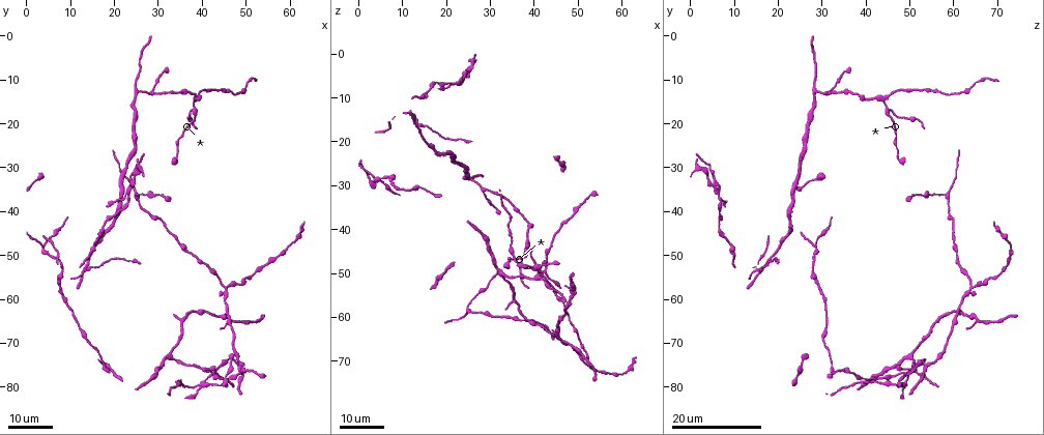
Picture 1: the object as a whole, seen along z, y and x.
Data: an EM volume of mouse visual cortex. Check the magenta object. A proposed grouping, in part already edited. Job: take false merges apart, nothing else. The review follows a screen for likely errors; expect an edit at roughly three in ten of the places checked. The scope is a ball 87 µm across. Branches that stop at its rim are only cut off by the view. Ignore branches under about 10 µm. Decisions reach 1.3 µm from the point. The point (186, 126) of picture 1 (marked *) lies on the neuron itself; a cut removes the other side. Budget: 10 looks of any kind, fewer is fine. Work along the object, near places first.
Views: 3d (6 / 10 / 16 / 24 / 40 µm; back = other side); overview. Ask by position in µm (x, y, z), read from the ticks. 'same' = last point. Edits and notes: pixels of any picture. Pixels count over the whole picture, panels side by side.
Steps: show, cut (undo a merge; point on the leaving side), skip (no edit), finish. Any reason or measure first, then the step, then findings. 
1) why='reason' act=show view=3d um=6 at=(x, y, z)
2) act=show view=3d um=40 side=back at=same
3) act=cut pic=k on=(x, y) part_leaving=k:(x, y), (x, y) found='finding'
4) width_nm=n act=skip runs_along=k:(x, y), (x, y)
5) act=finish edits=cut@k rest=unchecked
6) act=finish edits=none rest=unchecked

act=show view=3d um=16 at=(24.5, 36.5, 57.5)

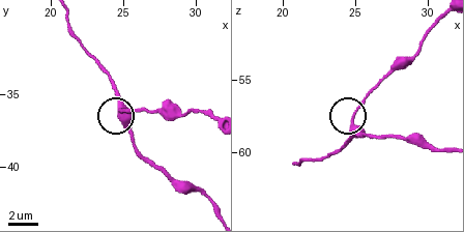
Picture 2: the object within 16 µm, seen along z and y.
act=show view=3d um=10 at=(25.0, 36.2, 57.8)

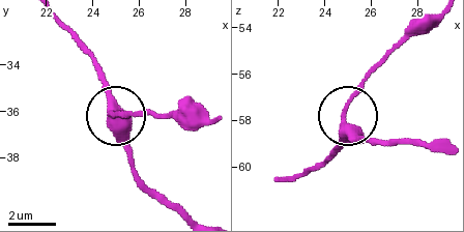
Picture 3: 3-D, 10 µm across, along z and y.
act=skip found='all the same neuron'

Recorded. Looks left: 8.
why='four arms meet' act=show view=3d um=16 at=(13.5, 52.5, 16.0)

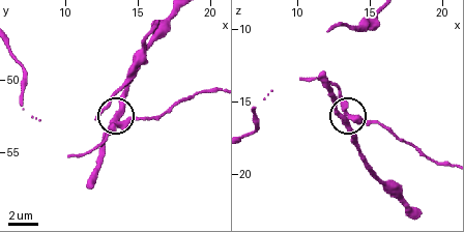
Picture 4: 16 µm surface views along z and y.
act=show view=3d um=6 at=(13.8, 53.0, 16.2)

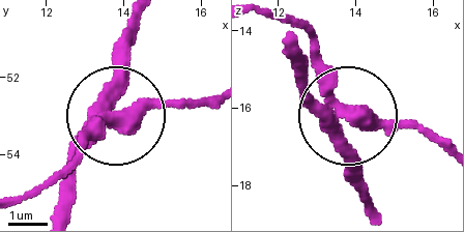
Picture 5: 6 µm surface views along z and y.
arms=4 act=cut pic=5 on=(153, 103) part_leaving=5:(110, 120), (205, 104) found='a second neuron is stuck on'

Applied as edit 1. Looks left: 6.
act=show view=3d um=24 at=(33.0, 72.5, 50.0)

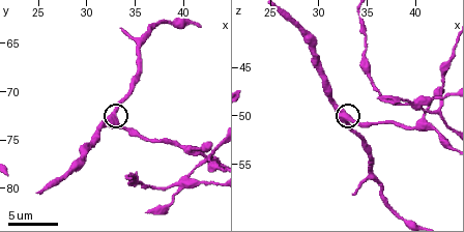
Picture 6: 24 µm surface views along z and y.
act=show view=3d um=6 at=same

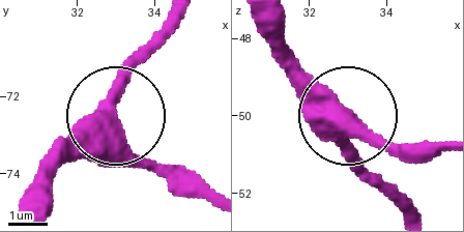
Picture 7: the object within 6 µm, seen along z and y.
why='from behind' act=show view=3d um=6 side=back at=same

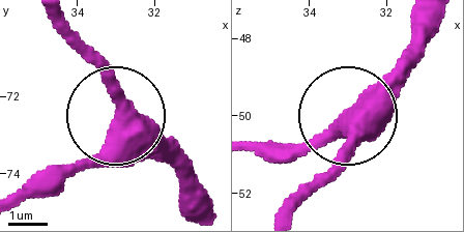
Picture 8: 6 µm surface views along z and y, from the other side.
act=skip runs_along=8:(258, 147), (317, 144), (423, 41) found='continuous, no second neuron'

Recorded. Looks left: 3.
act=show view=overview

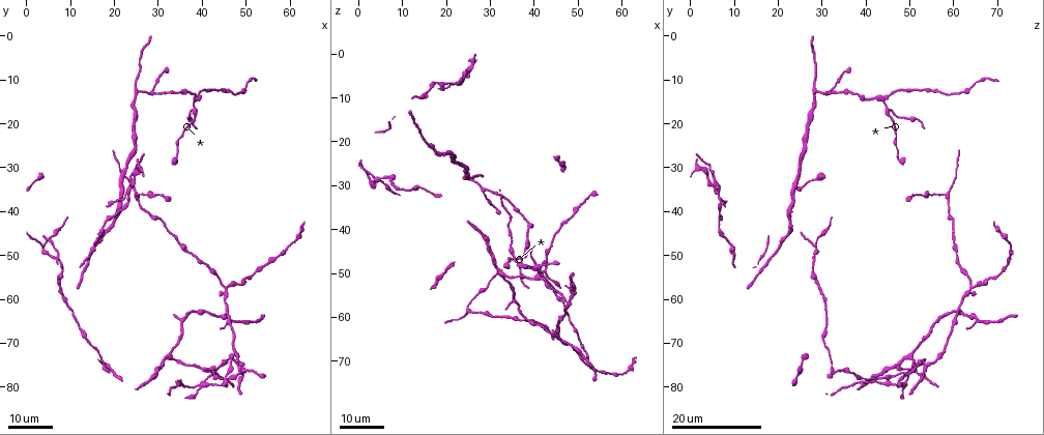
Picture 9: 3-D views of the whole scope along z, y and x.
why='two arms in line, one across' act=show view=3d um=16 at=(42.0, 77.5, 50.0)

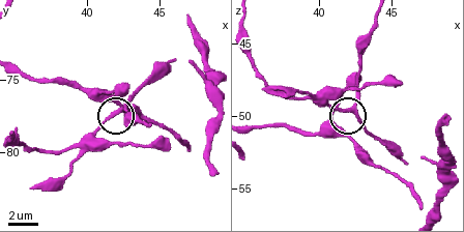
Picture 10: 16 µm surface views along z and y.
act=show view=3d um=6 at=(42.0, 77.2, 49.6)

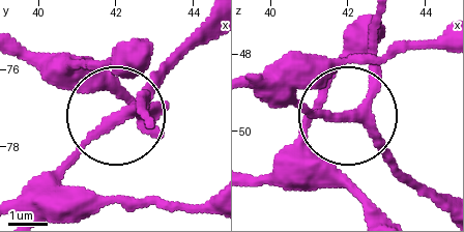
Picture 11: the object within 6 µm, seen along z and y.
arms=3 act=skip runs_along=11:(445, 205), (347, 116), (271, 104) found='one neuron here'

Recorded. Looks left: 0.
act=finish edits=cut@5 rest=unchecked

